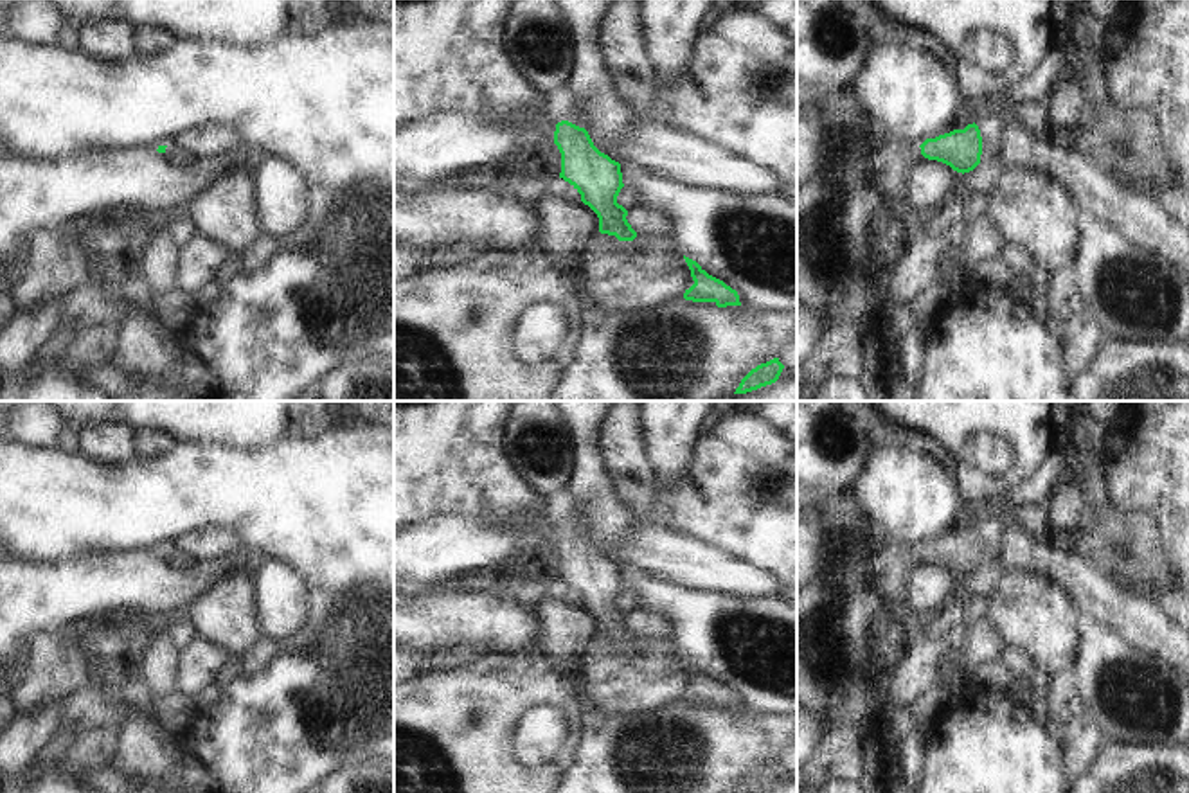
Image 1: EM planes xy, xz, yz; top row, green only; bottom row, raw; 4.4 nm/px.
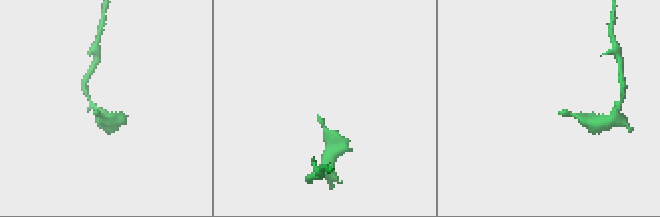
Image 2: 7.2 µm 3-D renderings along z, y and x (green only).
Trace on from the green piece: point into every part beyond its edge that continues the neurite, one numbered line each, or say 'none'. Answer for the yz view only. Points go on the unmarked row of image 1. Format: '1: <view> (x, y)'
1: yz (894, 585)

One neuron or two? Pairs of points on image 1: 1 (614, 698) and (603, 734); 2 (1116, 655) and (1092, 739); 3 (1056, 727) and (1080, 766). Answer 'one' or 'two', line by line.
1: two
2: two
3: one

